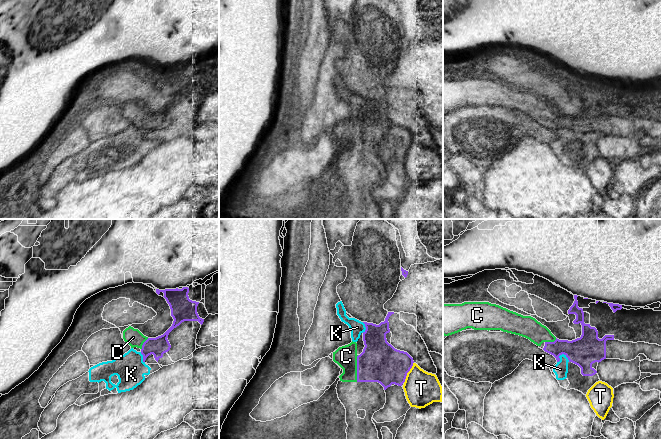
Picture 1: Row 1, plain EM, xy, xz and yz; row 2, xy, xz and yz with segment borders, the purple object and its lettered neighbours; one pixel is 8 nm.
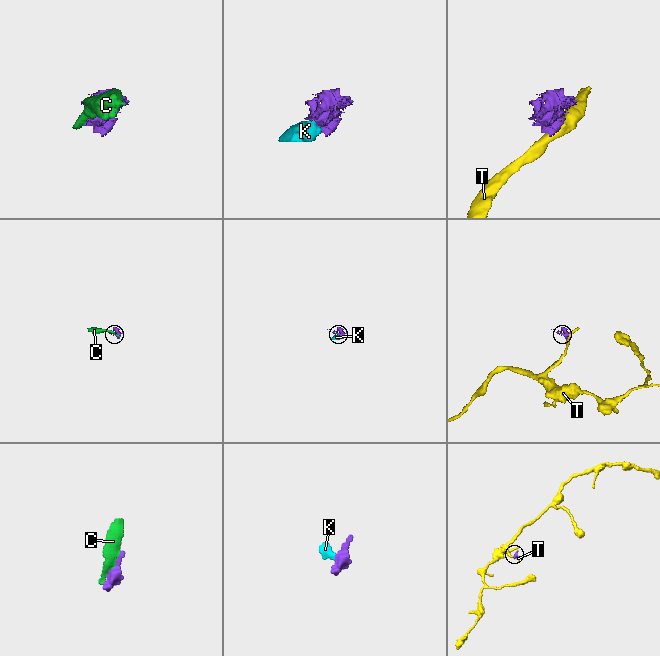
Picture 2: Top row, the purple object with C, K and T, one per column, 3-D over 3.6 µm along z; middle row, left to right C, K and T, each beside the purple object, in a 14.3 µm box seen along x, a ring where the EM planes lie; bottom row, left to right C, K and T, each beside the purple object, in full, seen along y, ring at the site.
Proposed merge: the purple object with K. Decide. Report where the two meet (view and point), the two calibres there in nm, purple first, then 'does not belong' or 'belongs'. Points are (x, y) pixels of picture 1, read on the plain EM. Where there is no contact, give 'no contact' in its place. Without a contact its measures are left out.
yz (564, 130) | 240/110 nm | belongs

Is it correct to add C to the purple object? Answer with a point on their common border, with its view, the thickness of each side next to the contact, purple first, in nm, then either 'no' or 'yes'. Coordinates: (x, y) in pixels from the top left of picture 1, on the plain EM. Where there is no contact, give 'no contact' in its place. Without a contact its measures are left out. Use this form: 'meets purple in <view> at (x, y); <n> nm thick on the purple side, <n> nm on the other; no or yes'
meets purple in xz at (357, 144); 320 nm thick on the purple side, 180 nm on the other; no

